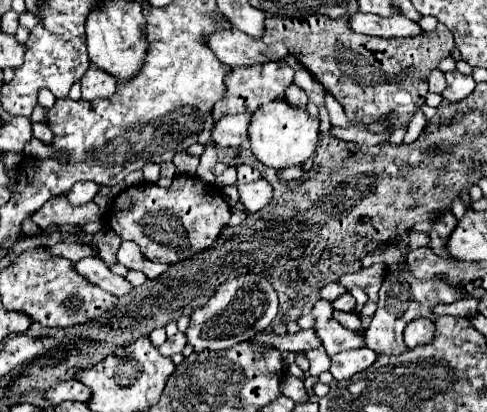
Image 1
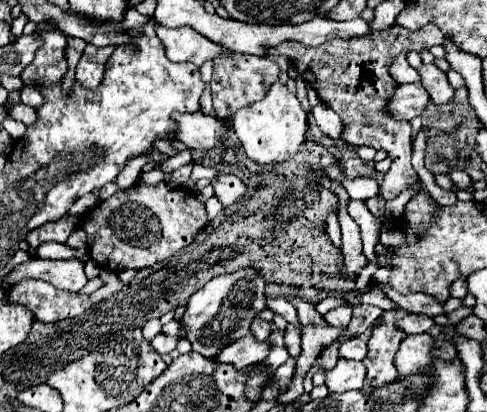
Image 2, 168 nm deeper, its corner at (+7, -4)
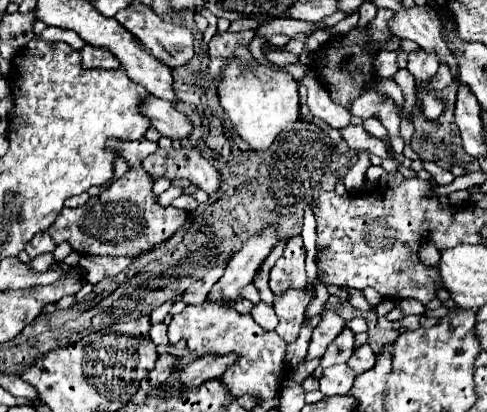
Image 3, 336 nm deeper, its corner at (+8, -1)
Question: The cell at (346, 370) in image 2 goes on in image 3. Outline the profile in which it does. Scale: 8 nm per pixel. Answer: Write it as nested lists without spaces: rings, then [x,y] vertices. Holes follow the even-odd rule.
[[[338,364],[332,368],[326,368],[320,378],[320,390],[324,396],[334,396],[334,394],[348,394],[348,390],[354,384],[356,374],[350,370],[348,364]]]

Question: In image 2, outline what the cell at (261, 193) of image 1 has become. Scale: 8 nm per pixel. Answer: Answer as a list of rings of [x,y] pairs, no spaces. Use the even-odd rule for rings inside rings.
[[[219,173],[215,179],[211,179],[215,197],[223,203],[223,207],[229,207],[231,203],[235,203],[239,197],[243,197],[247,193],[245,183],[241,183],[235,175],[225,175]]]

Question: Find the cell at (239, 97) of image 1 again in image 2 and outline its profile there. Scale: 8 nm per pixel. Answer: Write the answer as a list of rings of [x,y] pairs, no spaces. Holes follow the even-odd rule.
[[[235,53],[233,57],[215,57],[213,59],[213,79],[211,79],[215,115],[229,117],[241,107],[253,101],[261,101],[269,85],[273,85],[277,77],[279,77],[279,67],[267,57],[253,57],[253,55],[243,55],[243,53]]]

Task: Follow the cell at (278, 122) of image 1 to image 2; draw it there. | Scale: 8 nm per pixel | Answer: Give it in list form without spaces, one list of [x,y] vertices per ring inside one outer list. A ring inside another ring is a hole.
[[[275,81],[269,87],[265,99],[247,105],[245,109],[239,109],[231,117],[231,123],[237,137],[243,143],[247,157],[259,165],[271,165],[271,163],[281,163],[297,153],[299,145],[305,141],[307,113],[303,111],[295,93],[289,91],[287,85],[283,85],[281,81]]]

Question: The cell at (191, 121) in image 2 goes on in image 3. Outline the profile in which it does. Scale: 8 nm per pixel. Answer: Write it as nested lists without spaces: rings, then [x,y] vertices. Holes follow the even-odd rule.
[[[150,96],[148,102],[144,102],[144,106],[140,106],[140,110],[144,110],[144,114],[148,114],[152,126],[162,136],[168,136],[172,140],[188,138],[192,134],[192,130],[194,130],[192,120],[186,114],[178,112],[172,102],[158,100],[158,98]]]

